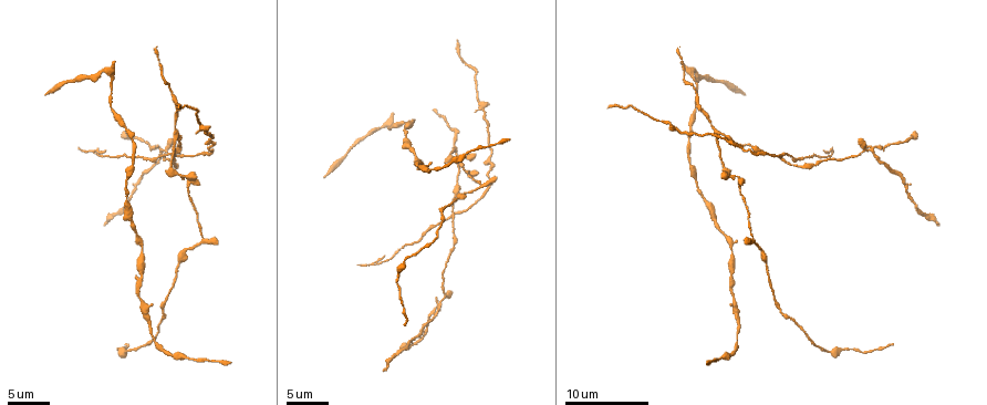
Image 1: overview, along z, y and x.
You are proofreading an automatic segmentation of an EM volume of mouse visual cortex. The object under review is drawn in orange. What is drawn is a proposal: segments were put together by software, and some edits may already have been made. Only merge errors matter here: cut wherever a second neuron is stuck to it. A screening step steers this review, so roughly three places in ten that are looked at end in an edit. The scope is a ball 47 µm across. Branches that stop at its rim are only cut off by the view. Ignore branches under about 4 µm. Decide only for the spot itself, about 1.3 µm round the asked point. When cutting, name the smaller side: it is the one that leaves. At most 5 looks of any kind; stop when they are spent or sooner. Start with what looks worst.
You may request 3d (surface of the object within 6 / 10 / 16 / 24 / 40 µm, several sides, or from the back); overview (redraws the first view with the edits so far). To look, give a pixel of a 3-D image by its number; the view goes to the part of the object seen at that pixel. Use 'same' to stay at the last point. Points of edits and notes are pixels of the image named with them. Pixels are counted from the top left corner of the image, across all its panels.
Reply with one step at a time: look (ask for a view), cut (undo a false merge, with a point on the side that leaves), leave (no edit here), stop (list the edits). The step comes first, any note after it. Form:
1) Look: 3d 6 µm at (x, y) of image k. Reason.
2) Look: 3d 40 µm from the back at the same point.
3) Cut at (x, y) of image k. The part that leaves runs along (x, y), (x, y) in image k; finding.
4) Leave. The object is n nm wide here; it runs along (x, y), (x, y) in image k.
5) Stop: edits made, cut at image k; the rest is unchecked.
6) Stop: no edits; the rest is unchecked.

Look: 3d 6 µm at (452, 216) of image 1.

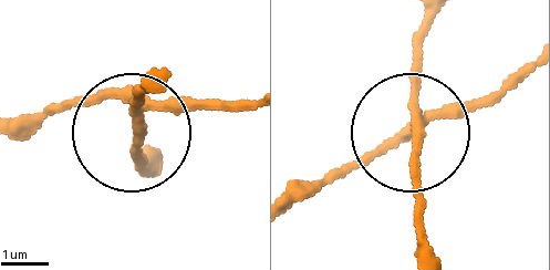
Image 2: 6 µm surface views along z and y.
Cut at (206, 108) of image 2. The part that leaves runs along (421, 114), (476, 110), (523, 66) in image 2; two neurons meet here.

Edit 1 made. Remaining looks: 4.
Look: overview.

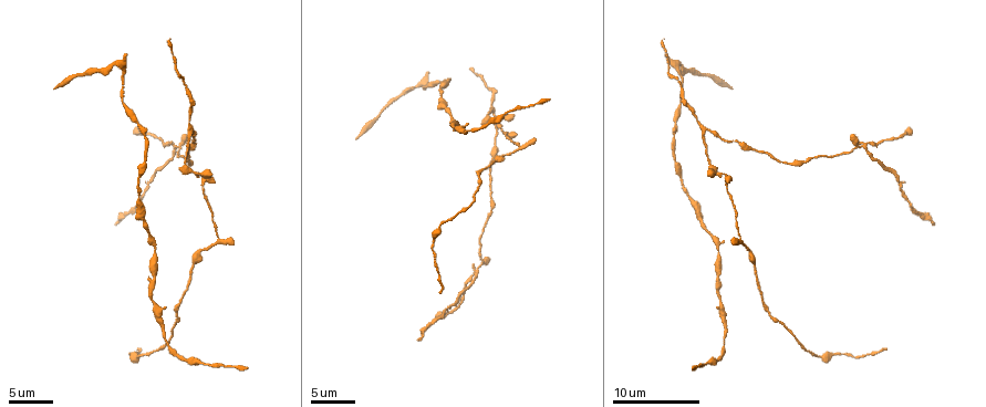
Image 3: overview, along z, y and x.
Look: 3d 10 µm at (866, 144) of image 3. Looks like a crossing.

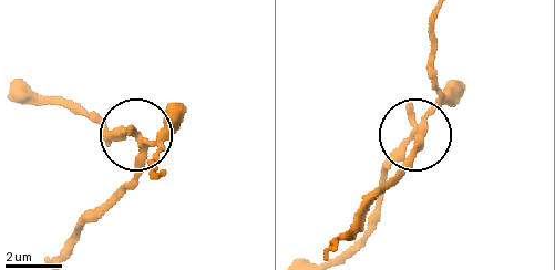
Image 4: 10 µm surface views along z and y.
Look: 3d 6 µm at (139, 140) of image 4.

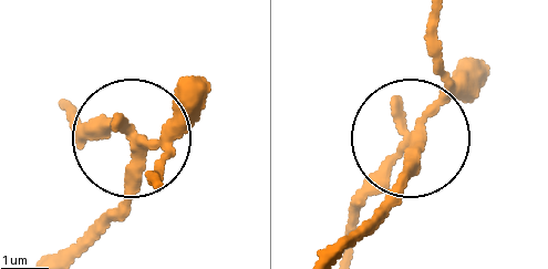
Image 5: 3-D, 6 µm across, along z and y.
Cut at (126, 197) of image 5. The side arm is 9 µm long; 4 arms meet here; two neurons meet here.

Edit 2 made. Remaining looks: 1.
Look: 3d 16 µm at (704, 130) of image 3. A fork.

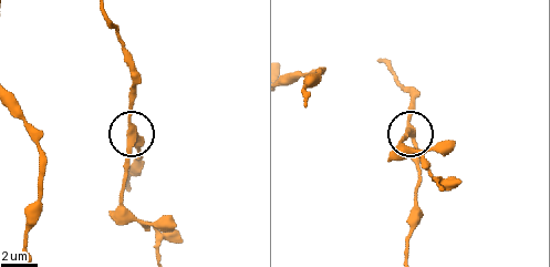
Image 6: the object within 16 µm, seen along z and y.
Leave. It runs along (105, 16), (127, 55), (133, 78), (127, 126), (142, 154) in image 6; all the same neuron.

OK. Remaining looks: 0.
Stop: edits made, cut at image 2, cut at image 5; the rest is unchecked.

